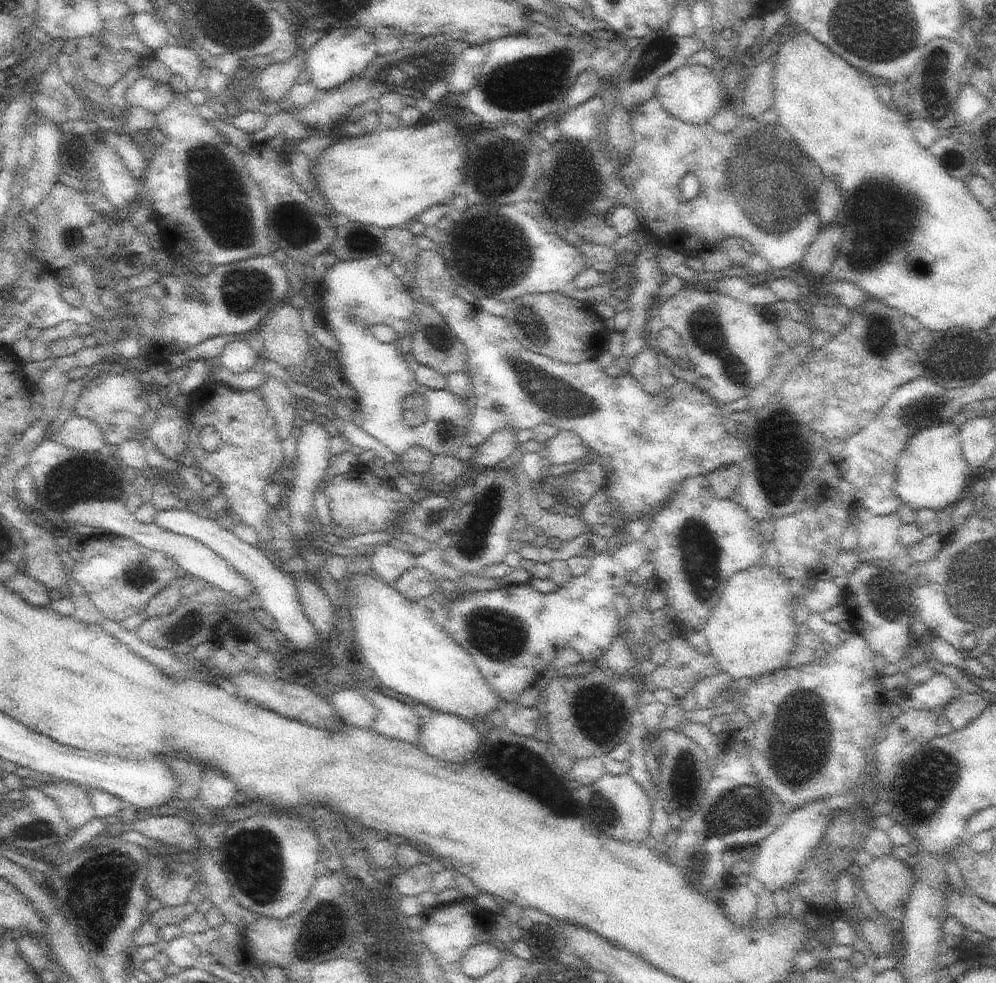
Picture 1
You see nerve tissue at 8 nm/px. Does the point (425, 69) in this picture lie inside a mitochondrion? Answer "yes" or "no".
yes

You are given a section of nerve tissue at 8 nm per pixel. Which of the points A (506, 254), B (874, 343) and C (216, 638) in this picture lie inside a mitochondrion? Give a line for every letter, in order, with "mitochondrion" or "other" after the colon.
A: mitochondrion
B: mitochondrion
C: other

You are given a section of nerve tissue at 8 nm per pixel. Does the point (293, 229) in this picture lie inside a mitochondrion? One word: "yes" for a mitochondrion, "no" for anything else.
yes

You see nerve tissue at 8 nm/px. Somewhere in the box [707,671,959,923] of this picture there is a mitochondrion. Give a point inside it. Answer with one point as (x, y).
(796, 755)

